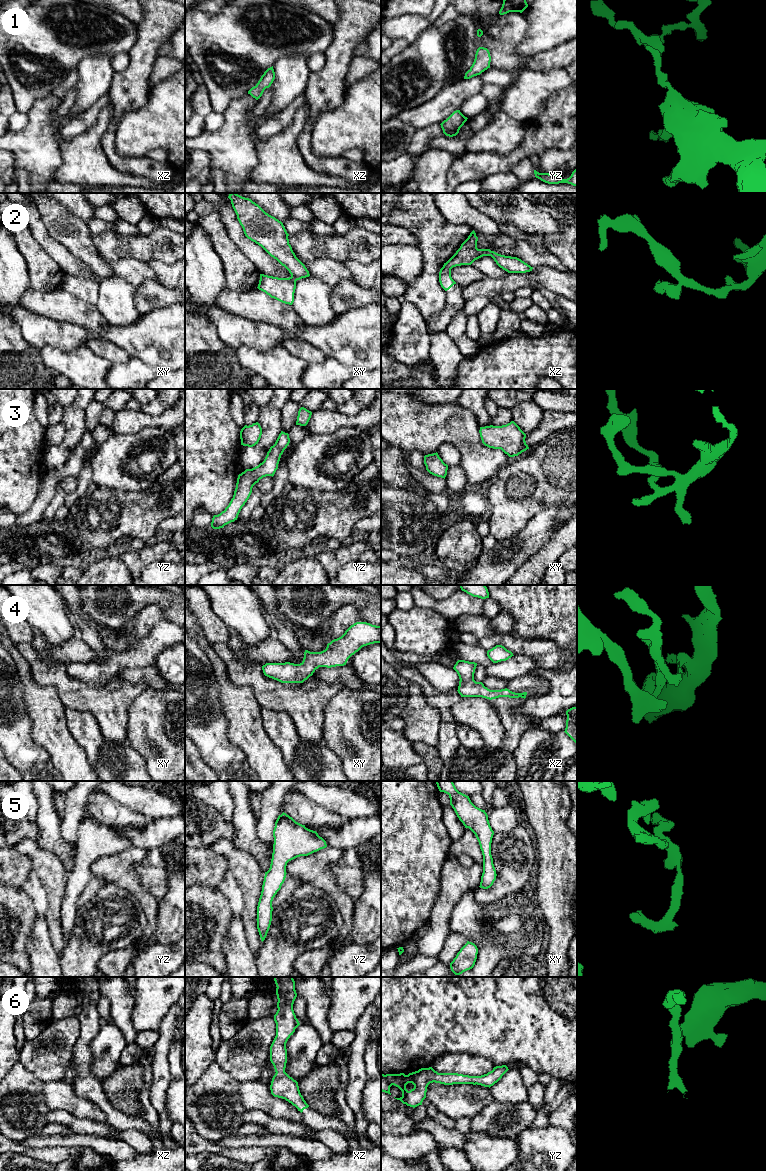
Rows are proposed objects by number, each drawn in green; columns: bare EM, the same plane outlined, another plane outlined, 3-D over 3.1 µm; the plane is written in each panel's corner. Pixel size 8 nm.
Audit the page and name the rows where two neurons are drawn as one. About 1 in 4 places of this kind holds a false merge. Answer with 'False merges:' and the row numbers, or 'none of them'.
False merges: 2

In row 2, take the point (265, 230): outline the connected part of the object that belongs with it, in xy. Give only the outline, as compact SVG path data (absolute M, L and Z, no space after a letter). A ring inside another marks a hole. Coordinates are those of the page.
M230 193L228 198L248 239L284 266L295 281L310 276L305 265L293 252L289 234L281 221L266 213L249 198L237 193Z

